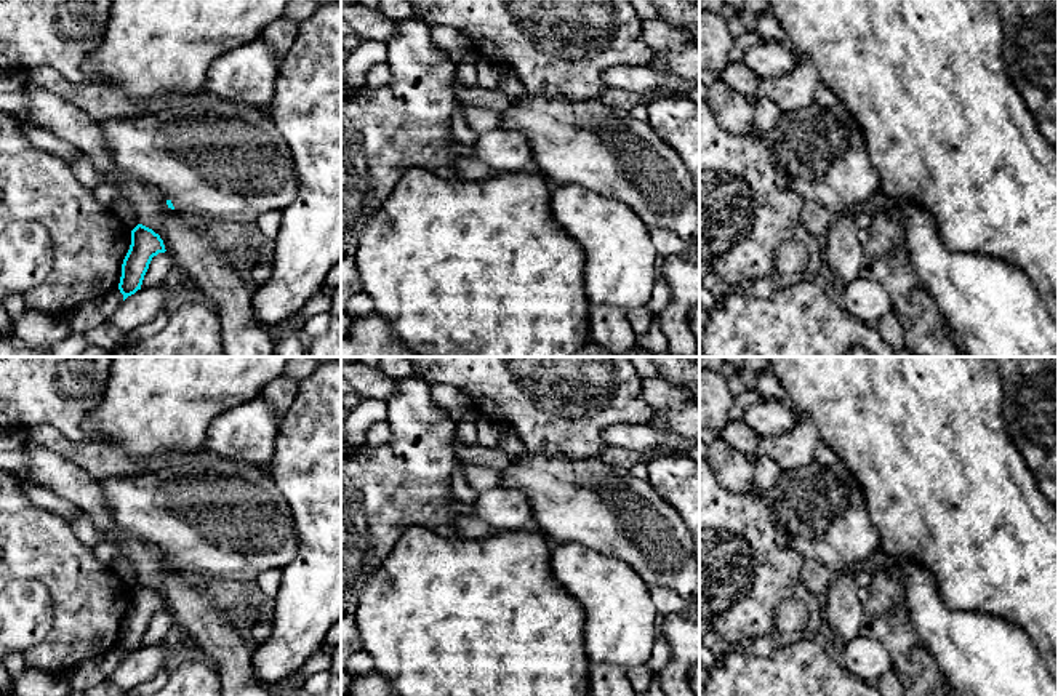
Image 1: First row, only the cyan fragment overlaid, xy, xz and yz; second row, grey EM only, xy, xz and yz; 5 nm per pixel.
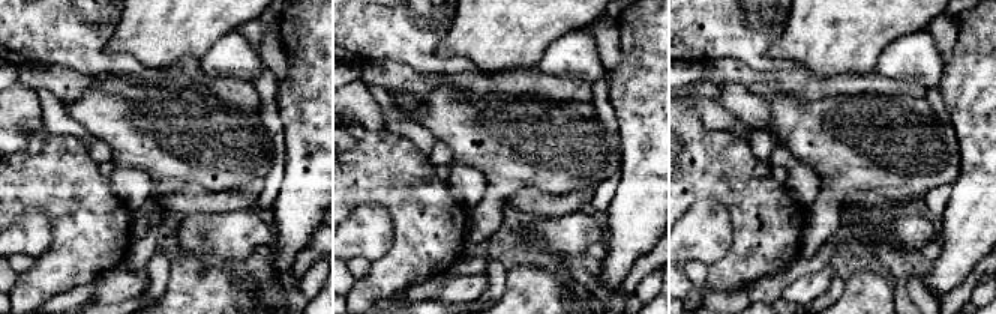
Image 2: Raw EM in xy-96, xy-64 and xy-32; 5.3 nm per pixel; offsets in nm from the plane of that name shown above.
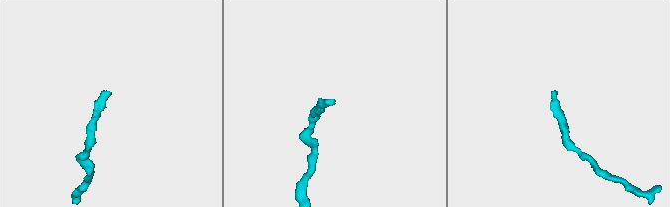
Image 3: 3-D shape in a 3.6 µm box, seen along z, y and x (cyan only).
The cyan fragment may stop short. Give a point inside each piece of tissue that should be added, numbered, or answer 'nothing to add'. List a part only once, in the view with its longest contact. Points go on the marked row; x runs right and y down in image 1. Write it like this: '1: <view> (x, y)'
1: xy (221, 160)

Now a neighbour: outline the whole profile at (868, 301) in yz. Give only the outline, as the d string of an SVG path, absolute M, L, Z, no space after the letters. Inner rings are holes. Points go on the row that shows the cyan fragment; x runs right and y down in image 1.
M858 277L844 285L842 307L864 325L872 326L892 312L892 301L882 285Z

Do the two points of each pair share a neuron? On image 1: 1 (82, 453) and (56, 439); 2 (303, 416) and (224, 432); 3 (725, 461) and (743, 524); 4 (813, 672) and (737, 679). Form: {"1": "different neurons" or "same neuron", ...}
{"1": "same neuron", "2": "different neurons", "3": "different neurons", "4": "same neuron"}

